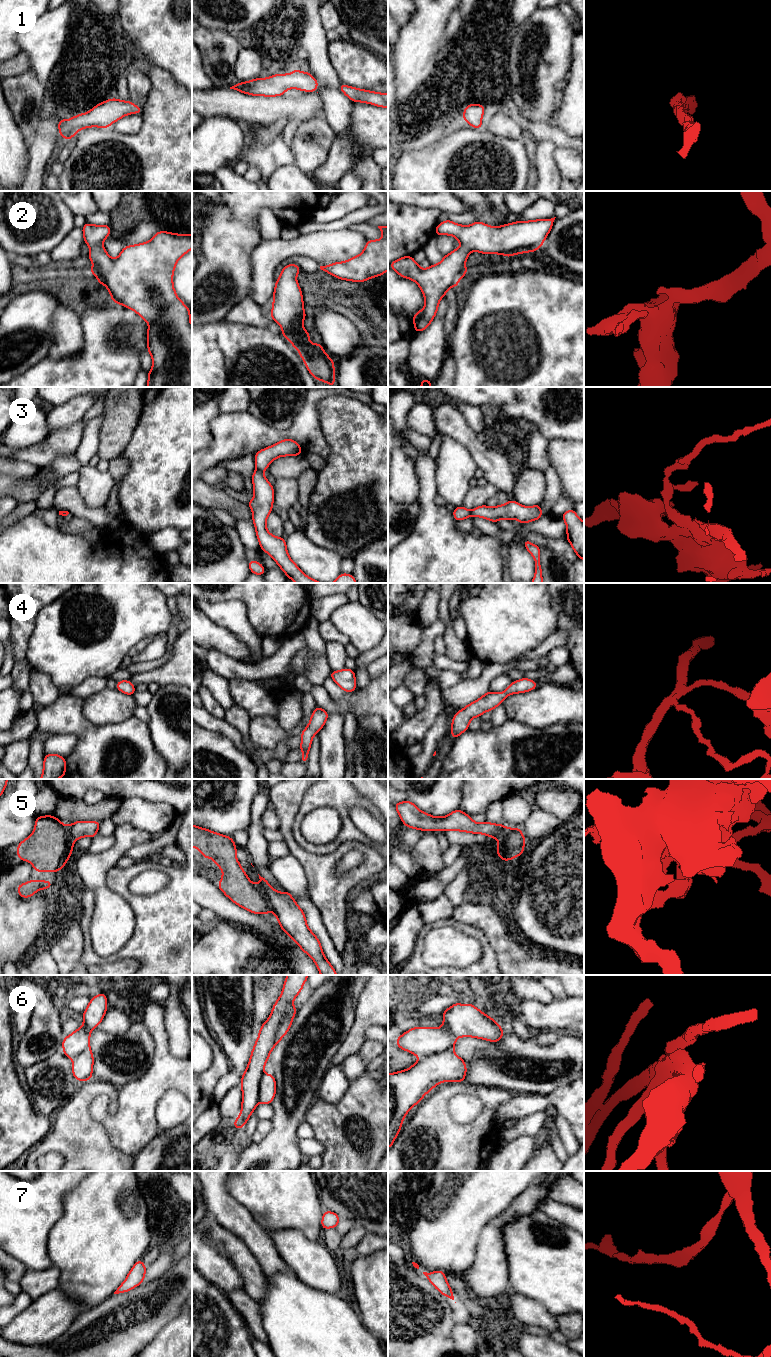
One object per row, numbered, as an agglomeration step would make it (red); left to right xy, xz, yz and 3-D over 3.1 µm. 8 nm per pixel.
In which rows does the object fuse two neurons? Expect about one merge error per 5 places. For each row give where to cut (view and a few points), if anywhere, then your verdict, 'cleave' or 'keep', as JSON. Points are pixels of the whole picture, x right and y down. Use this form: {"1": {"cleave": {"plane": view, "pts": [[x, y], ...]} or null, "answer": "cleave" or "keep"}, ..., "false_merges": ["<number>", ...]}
{"1": {"cleave": null, "answer": "keep"}, "2": {"cleave": null, "answer": "keep"}, "3": {"cleave": {"plane": "xz", "pts": [[256, 469], [261, 472]]}, "answer": "cleave"}, "4": {"cleave": null, "answer": "keep"}, "5": {"cleave": {"plane": "xz", "pts": [[257, 885], [266, 898], [270, 910]]}, "answer": "cleave"}, "6": {"cleave": null, "answer": "keep"}, "7": {"cleave": null, "answer": "keep"}, "false_merges": ["3", "5"]}

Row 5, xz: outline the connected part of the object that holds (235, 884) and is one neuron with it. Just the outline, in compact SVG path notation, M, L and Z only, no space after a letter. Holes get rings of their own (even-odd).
M192 824L192 847L196 847L204 858L211 858L223 871L223 876L216 886L236 905L253 914L268 914L269 903L261 888L252 883L246 872L241 868L241 864L236 858L237 847L232 839L211 830L197 827Z

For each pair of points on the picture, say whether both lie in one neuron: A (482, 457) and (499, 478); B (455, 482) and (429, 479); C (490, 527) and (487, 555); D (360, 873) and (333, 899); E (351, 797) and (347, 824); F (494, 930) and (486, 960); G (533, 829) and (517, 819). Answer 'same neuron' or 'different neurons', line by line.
A: same neuron
B: different neurons
C: different neurons
D: same neuron
E: same neuron
F: different neurons
G: different neurons

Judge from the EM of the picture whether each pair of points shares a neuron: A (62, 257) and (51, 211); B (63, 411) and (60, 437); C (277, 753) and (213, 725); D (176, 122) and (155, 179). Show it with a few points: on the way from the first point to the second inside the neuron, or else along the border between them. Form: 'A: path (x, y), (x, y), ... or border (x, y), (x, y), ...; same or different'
A: border (74, 226), (49, 251); different
B: border (81, 419), (67, 427), (56, 428), (48, 435); different
C: path (261, 754), (249, 752), (229, 732); same
D: path (176, 136), (176, 158), (169, 165); same

